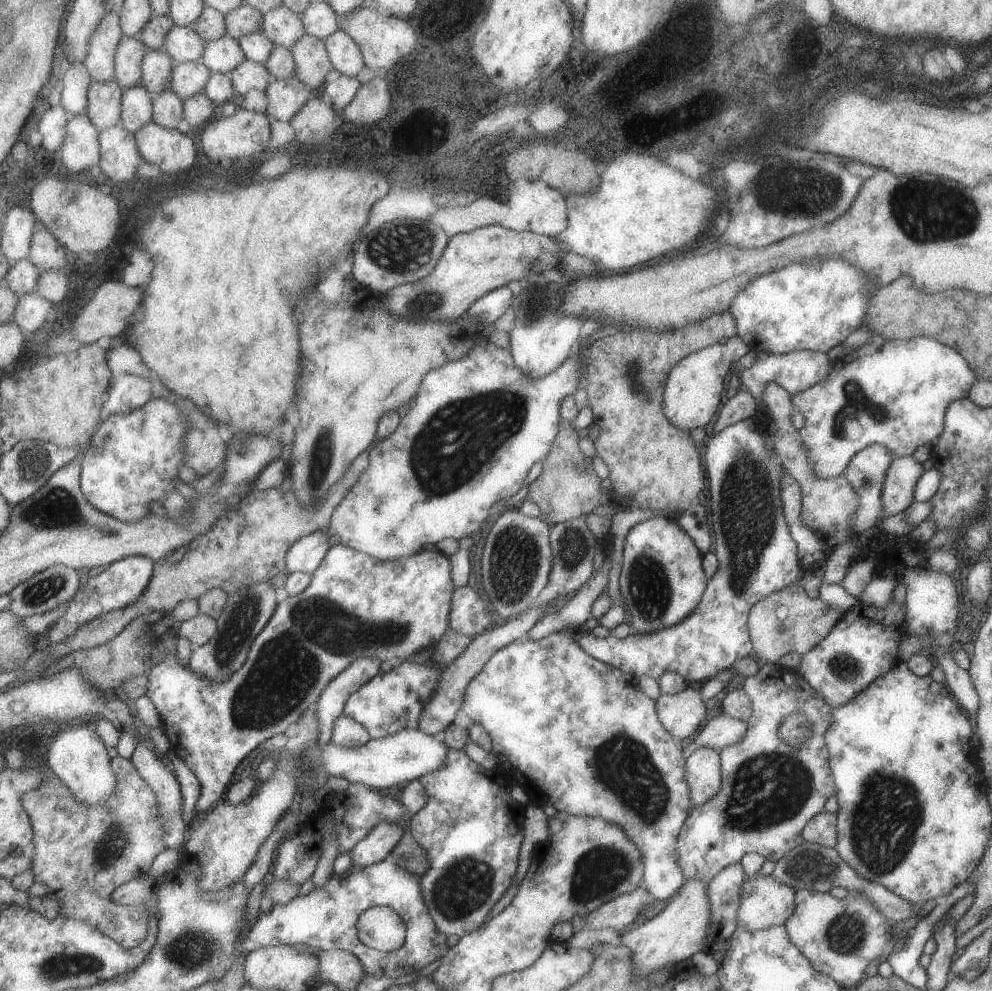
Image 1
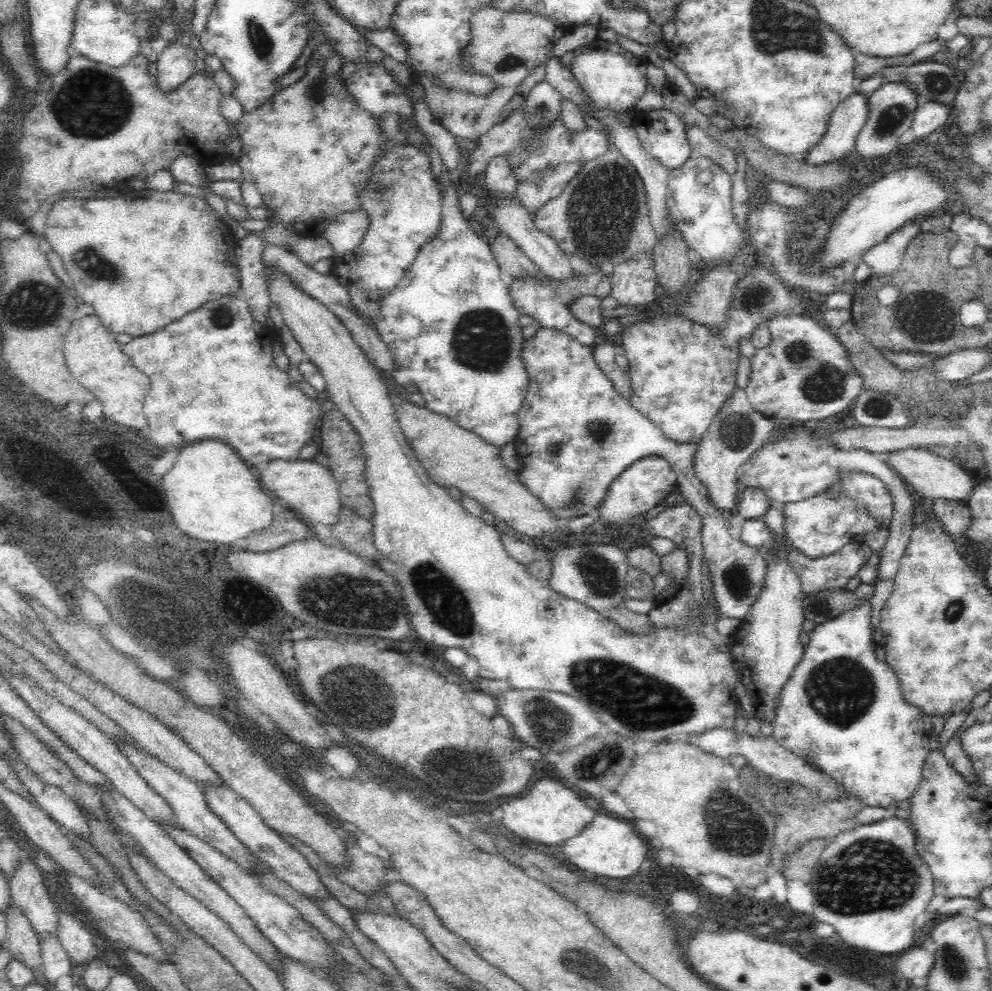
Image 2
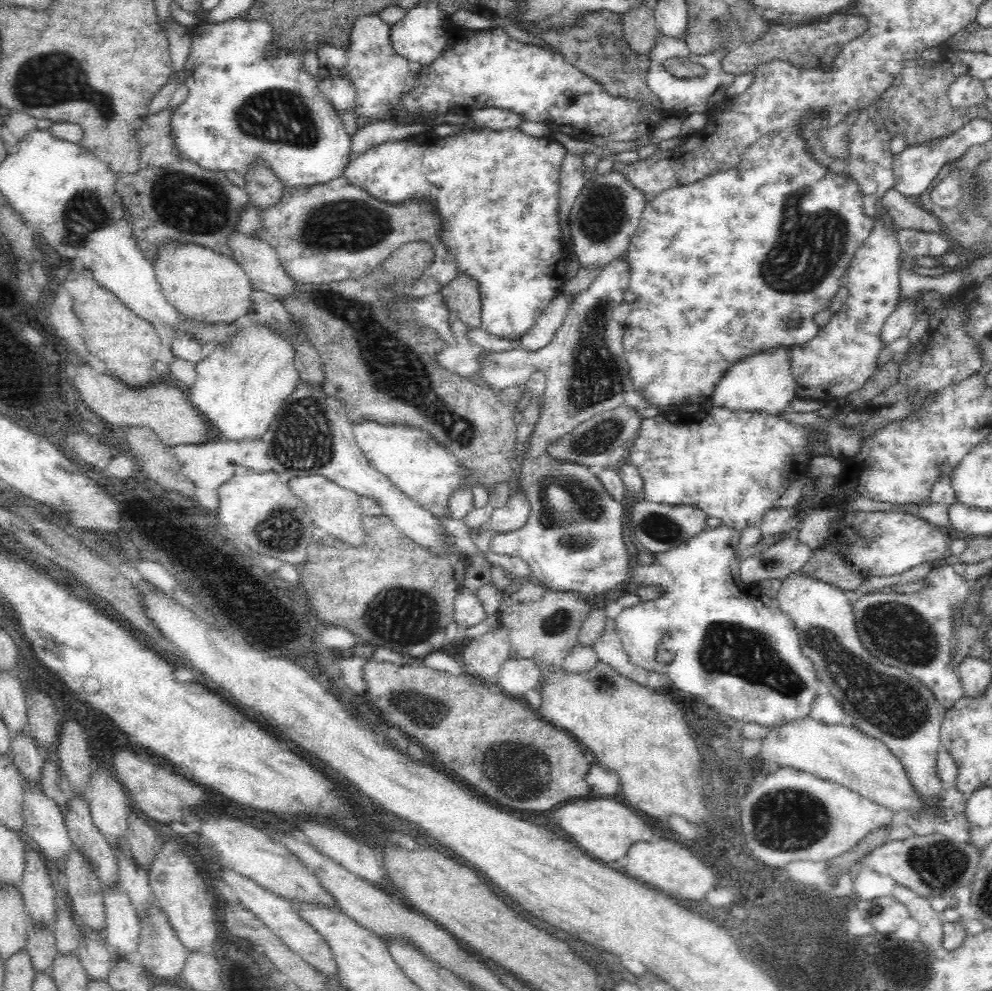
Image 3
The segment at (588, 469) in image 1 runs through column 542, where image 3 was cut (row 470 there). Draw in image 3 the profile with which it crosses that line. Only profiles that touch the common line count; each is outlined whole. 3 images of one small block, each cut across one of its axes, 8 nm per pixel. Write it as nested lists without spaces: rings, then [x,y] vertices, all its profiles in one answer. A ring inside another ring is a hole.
[[[410,240],[400,244],[382,264],[364,274],[362,278],[348,278],[334,284],[294,284],[294,290],[282,296],[280,304],[286,306],[288,314],[296,318],[304,318],[312,332],[310,344],[324,360],[326,380],[322,390],[338,400],[348,414],[350,422],[364,418],[380,424],[388,422],[408,422],[412,426],[420,426],[428,430],[440,444],[456,452],[462,460],[462,466],[472,468],[470,484],[480,480],[486,490],[488,484],[504,480],[514,466],[514,444],[516,444],[516,422],[514,412],[516,406],[510,398],[502,394],[502,390],[488,386],[478,378],[464,378],[452,372],[444,362],[440,362],[440,354],[448,348],[448,340],[430,324],[416,324],[414,320],[404,320],[398,312],[404,308],[410,310],[412,304],[418,302],[418,296],[412,294],[412,288],[420,284],[424,272],[436,262],[436,250],[426,240]]]

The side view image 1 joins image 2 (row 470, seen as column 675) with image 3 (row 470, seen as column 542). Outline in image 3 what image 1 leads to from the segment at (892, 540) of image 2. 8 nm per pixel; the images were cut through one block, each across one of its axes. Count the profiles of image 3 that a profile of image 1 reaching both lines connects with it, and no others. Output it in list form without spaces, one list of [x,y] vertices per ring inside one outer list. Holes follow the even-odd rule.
[[[728,408],[696,410],[694,414],[664,412],[664,416],[646,418],[630,446],[626,462],[640,468],[646,484],[642,498],[670,504],[670,506],[696,506],[710,518],[720,518],[724,526],[744,530],[748,524],[760,524],[762,516],[772,504],[788,490],[794,478],[806,476],[806,454],[802,452],[802,438],[806,428],[784,420],[782,416],[764,416],[750,412],[736,412]]]

